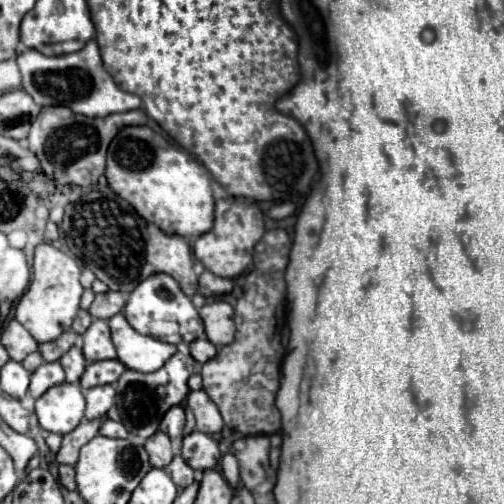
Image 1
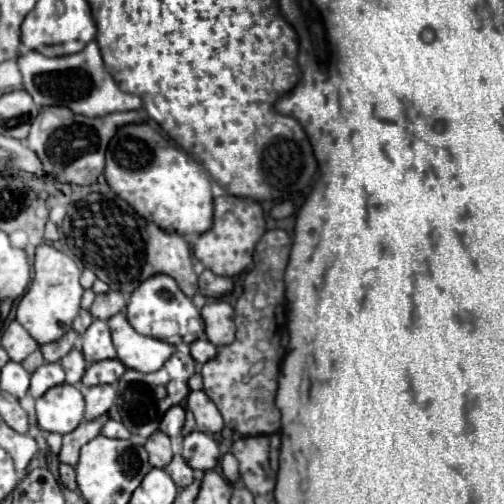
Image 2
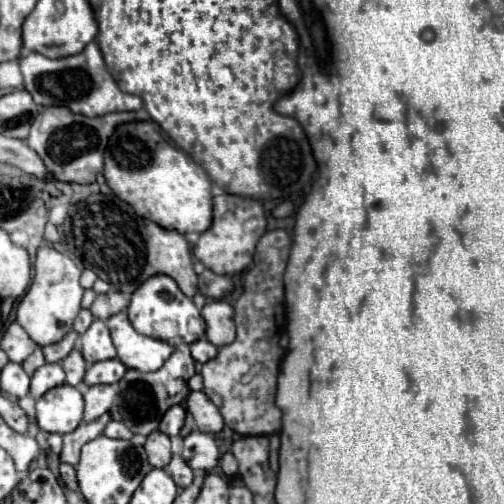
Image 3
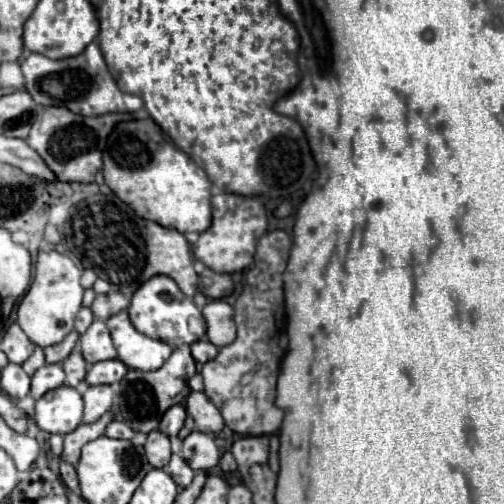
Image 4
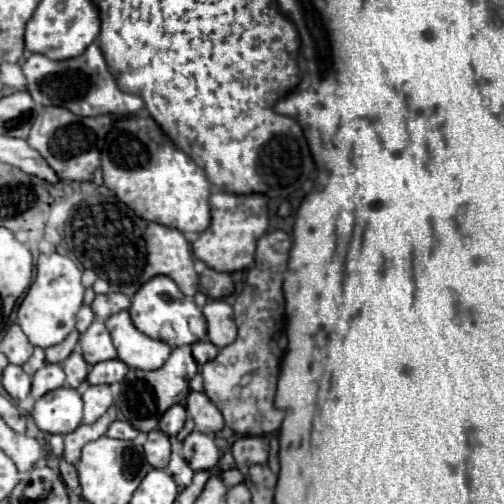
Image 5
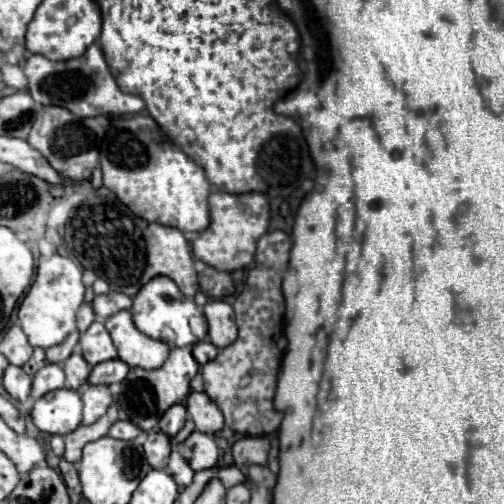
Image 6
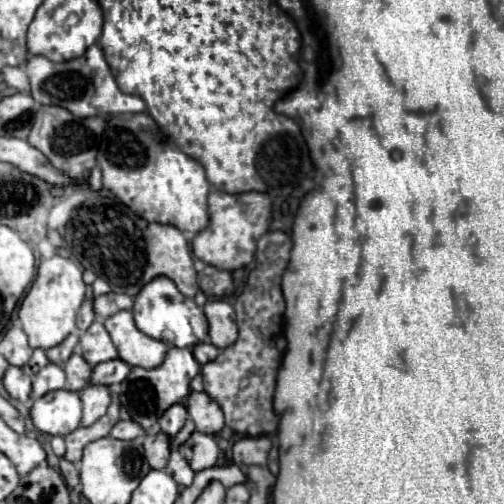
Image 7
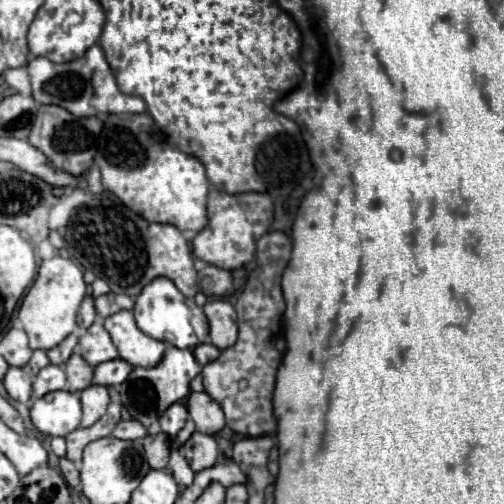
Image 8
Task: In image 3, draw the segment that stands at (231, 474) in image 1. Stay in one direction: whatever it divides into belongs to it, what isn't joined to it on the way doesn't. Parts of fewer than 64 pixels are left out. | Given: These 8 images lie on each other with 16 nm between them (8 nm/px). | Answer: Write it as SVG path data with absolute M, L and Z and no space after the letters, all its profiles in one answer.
M226 452L222 458L220 458L220 470L226 474L226 476L234 476L238 472L238 464L234 460L234 456L230 452Z

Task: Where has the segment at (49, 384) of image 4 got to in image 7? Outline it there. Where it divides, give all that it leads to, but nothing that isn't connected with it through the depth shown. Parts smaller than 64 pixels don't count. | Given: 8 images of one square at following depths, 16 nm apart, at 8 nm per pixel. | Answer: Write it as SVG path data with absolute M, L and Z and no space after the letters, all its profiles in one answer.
M48 360L48 366L44 366L32 382L32 398L40 398L48 392L62 390L66 386L66 374L64 374L64 364L52 364Z

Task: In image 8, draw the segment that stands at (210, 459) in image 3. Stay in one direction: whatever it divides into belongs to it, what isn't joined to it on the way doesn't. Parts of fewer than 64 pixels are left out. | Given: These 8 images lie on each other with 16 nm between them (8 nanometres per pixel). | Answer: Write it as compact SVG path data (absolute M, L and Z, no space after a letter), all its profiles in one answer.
M194 432L188 438L188 442L180 448L180 452L184 454L184 458L188 460L188 464L194 472L206 470L206 468L214 466L216 460L218 460L216 440L208 434L202 434L202 432Z

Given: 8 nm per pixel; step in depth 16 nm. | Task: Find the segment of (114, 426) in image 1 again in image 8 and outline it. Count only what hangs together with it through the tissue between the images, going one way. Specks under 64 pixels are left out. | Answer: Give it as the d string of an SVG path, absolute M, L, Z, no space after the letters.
M122 420L114 428L112 436L120 438L120 440L138 440L138 438L148 436L148 428L144 428L144 424L140 424L138 420Z

